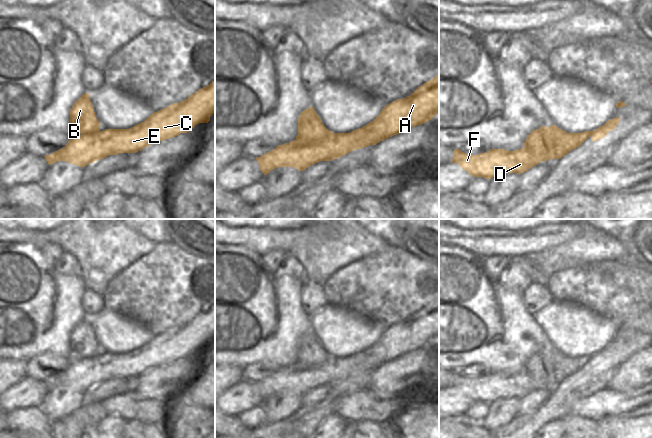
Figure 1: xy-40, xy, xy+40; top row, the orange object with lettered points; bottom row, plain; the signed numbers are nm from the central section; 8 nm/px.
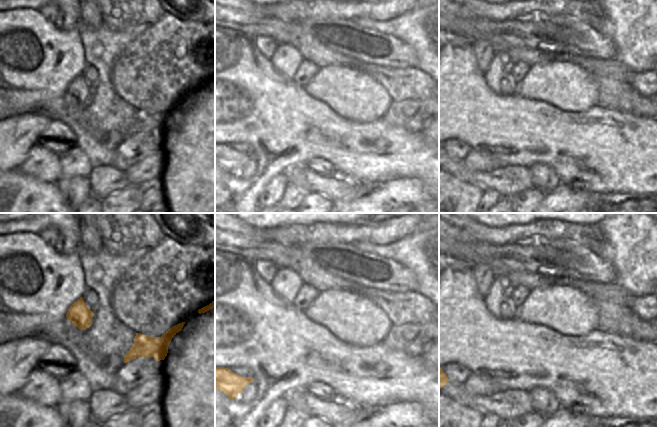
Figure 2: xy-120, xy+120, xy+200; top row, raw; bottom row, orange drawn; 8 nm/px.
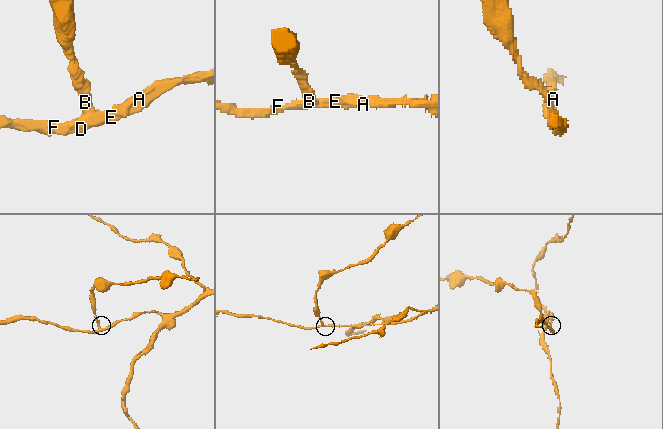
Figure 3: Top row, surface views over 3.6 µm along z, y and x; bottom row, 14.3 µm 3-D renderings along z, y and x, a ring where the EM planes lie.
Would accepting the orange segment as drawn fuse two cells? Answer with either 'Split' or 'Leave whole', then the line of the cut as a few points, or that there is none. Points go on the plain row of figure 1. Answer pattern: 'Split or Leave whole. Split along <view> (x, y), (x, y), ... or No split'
Split. Split along xy+40 (524, 370), (537, 380), (543, 380), (555, 371), (571, 374)

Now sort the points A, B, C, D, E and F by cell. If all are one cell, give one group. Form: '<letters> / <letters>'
A C D E F / B

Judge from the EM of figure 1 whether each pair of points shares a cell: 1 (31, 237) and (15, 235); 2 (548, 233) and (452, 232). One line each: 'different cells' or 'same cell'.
1: same cell
2: same cell

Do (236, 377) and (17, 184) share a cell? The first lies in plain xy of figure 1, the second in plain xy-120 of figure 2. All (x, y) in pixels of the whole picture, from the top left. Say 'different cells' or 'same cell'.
different cells

